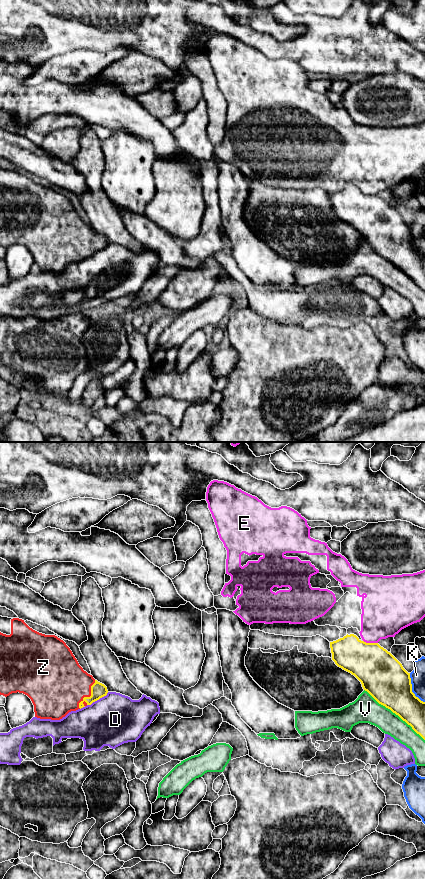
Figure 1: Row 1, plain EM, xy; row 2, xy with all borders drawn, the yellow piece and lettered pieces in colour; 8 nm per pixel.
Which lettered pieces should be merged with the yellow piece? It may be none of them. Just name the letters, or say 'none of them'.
Z

